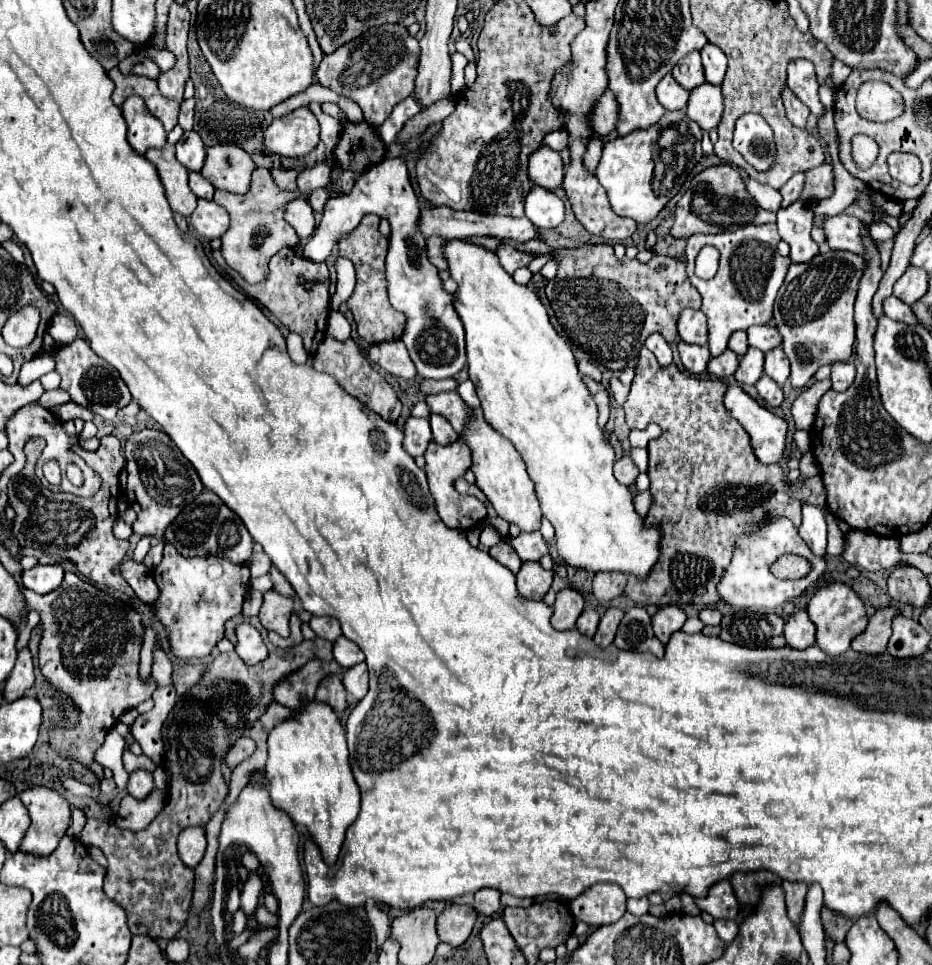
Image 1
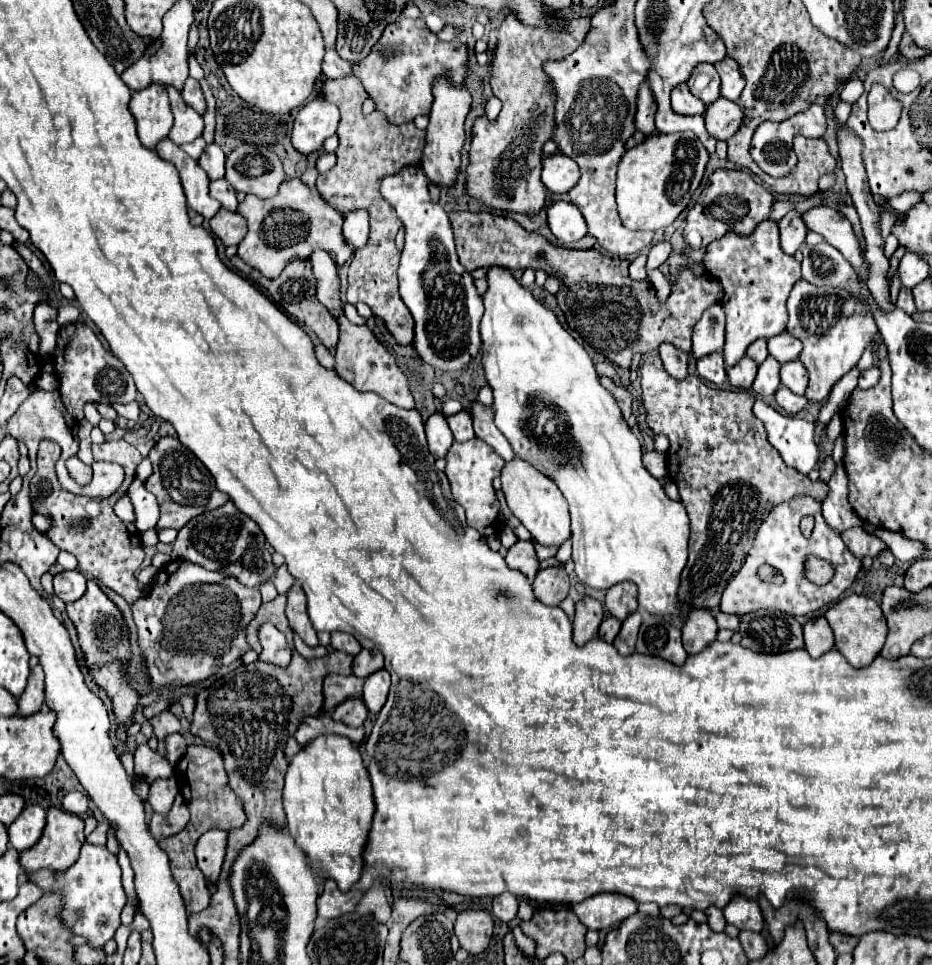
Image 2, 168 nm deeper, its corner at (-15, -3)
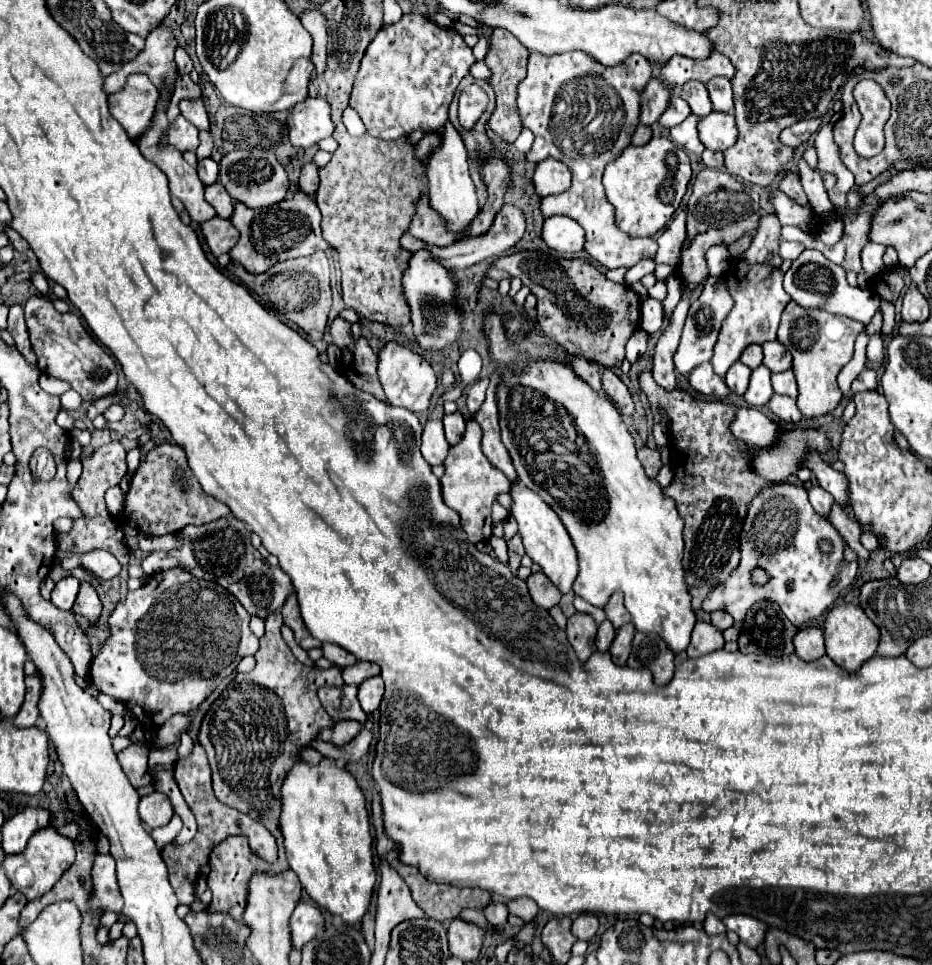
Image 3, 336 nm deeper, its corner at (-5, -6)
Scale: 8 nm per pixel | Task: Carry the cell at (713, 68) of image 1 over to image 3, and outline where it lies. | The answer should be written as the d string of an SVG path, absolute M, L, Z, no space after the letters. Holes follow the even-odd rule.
M713 78L707 82L707 92L713 104L713 110L719 112L733 112L733 92L731 92L731 82L727 78Z

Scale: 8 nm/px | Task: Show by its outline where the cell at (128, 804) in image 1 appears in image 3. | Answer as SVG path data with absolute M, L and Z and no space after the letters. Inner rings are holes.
M175 814L167 826L155 828L155 830L151 832L151 838L155 840L157 848L161 850L165 844L171 844L179 832L181 832L181 818Z

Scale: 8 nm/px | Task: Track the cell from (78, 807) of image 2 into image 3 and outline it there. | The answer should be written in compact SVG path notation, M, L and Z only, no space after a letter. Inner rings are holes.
M25 808L9 818L1 828L1 846L5 854L19 854L25 850L29 838L51 824L51 814L43 808Z

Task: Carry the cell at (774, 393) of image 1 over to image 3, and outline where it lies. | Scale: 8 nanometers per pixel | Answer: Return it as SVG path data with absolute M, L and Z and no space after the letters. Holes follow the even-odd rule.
M773 394L771 402L767 404L769 410L783 422L787 424L797 424L803 416L799 412L799 408L795 406L795 400L789 396L781 396L781 394Z

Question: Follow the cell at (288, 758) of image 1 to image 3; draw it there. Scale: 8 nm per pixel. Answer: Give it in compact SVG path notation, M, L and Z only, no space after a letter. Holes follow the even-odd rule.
M323 758L319 766L299 762L287 774L281 788L281 796L281 832L285 836L287 862L291 870L299 876L301 886L311 896L311 900L315 900L317 906L325 908L329 914L341 916L345 924L361 922L361 918L369 912L377 874L373 866L373 836L369 814L355 778L347 770L335 768L335 762L331 758Z

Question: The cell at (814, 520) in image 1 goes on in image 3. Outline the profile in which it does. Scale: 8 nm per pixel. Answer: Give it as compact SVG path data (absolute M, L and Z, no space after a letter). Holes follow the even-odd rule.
M819 484L811 486L807 492L809 492L809 502L811 502L811 506L813 506L819 514L827 516L829 510L831 510L831 504L833 504L833 496L831 496L829 492L825 492Z

